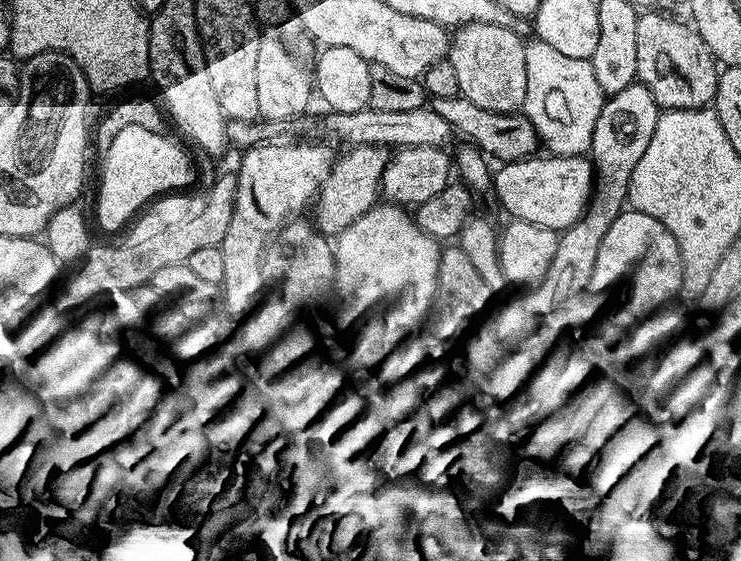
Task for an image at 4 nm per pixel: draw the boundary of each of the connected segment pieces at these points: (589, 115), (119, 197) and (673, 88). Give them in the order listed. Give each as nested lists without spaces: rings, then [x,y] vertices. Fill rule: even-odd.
[[[539,38],[529,39],[524,45],[526,50],[526,98],[522,109],[536,126],[543,145],[553,156],[579,156],[587,153],[592,146],[592,131],[596,125],[596,115],[602,110],[605,94],[598,86],[598,78],[594,78],[591,60],[566,58],[554,46],[548,46]]]
[[[126,126],[114,134],[114,142],[103,149],[104,165],[100,168],[100,193],[96,196],[96,220],[108,232],[116,232],[143,204],[151,202],[163,192],[172,192],[175,188],[184,188],[192,180],[192,164],[188,156],[164,132],[145,130],[143,126]]]
[[[660,12],[638,15],[638,70],[636,79],[645,84],[664,110],[694,110],[709,107],[715,101],[720,81],[718,61],[702,42],[691,23],[663,16]]]

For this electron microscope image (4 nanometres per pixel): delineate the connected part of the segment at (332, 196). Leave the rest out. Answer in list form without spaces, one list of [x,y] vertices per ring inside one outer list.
[[[357,144],[349,147],[348,152],[344,157],[337,159],[333,163],[332,171],[328,173],[324,183],[321,185],[318,199],[315,201],[316,204],[316,217],[314,217],[314,223],[323,235],[332,238],[335,237],[336,233],[341,232],[345,225],[349,224],[355,216],[360,216],[365,213],[366,210],[372,208],[373,204],[377,203],[378,193],[382,188],[382,177],[386,166],[390,159],[390,152],[387,147],[381,146],[380,144]]]

